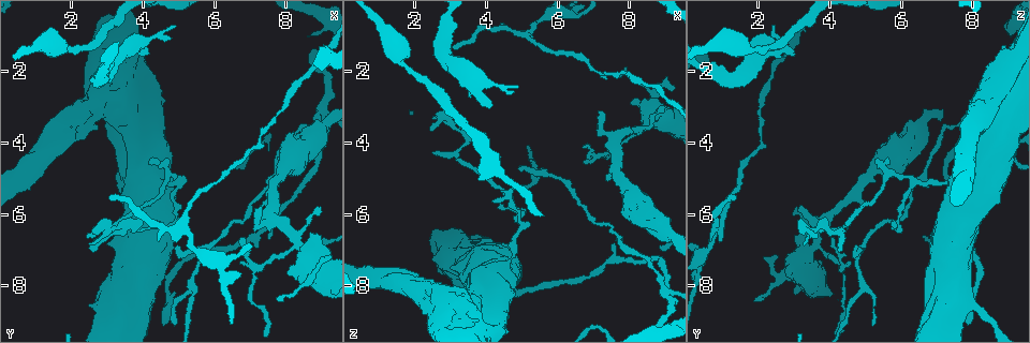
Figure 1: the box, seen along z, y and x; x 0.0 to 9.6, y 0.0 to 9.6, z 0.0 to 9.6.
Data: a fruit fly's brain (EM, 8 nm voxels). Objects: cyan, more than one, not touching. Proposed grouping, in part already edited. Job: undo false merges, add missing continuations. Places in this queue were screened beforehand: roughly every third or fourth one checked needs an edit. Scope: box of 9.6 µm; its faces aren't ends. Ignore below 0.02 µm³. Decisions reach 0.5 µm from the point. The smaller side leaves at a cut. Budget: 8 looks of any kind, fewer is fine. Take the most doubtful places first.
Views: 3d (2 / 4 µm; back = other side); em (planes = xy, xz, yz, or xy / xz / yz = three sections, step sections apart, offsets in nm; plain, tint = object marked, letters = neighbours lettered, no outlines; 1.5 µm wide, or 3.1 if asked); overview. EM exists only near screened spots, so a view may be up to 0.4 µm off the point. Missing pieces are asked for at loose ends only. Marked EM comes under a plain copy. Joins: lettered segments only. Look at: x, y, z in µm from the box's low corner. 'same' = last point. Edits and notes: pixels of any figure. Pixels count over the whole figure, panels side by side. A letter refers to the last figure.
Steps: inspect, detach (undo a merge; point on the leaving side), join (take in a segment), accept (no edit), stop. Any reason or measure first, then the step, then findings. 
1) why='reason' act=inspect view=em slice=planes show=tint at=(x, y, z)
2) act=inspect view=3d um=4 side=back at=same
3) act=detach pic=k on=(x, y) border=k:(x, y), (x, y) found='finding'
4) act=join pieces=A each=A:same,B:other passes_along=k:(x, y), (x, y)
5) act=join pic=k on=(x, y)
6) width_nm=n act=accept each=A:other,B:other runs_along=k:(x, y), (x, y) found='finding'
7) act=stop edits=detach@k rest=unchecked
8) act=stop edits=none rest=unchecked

why='branch stops here' act=inspect view=3d um=2 at=(4.05, 1.55, 3.00)

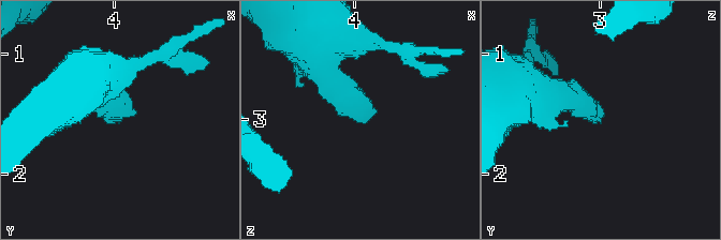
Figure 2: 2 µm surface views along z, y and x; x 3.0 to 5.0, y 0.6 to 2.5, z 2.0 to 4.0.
why='shape alone is not enough' act=inspect view=em slice=xz step=4 show=letters at=(4.06, 1.58, 3.02)

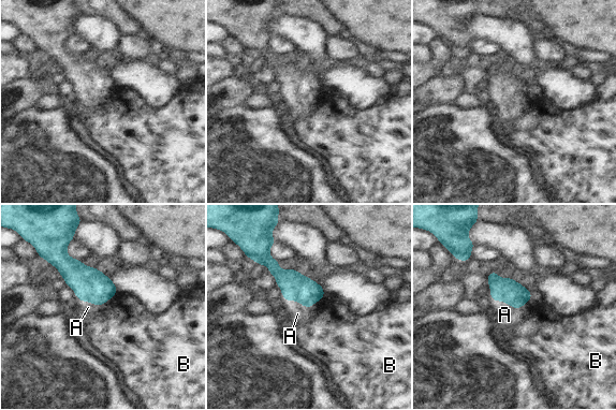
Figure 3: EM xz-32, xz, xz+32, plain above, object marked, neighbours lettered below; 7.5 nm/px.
act=join pieces=A each=A:same,B:other passes_along=3:(295, 287), (283, 298), (297, 313) found='the cell continues'

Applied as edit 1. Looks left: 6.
why='tapers out' act=inspect view=em slice=planes show=letters at=(3.10, 5.50, 1.25)

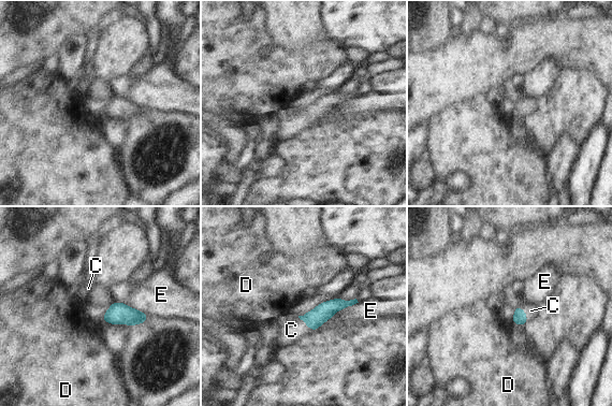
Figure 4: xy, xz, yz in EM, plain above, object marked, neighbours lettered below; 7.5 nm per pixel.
width_nm=100 act=join pieces=C each=C:same,D:other,E:other passes_along=4:(520, 317), (525, 313), (530, 310) found='the cell continues'

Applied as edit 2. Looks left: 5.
act=stop edits=join@3,join@4 rest=unchecked

